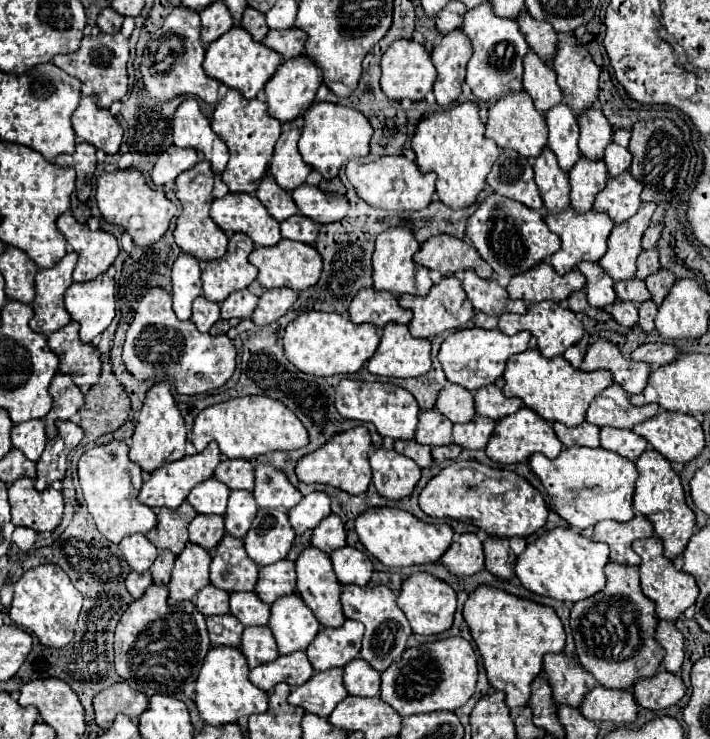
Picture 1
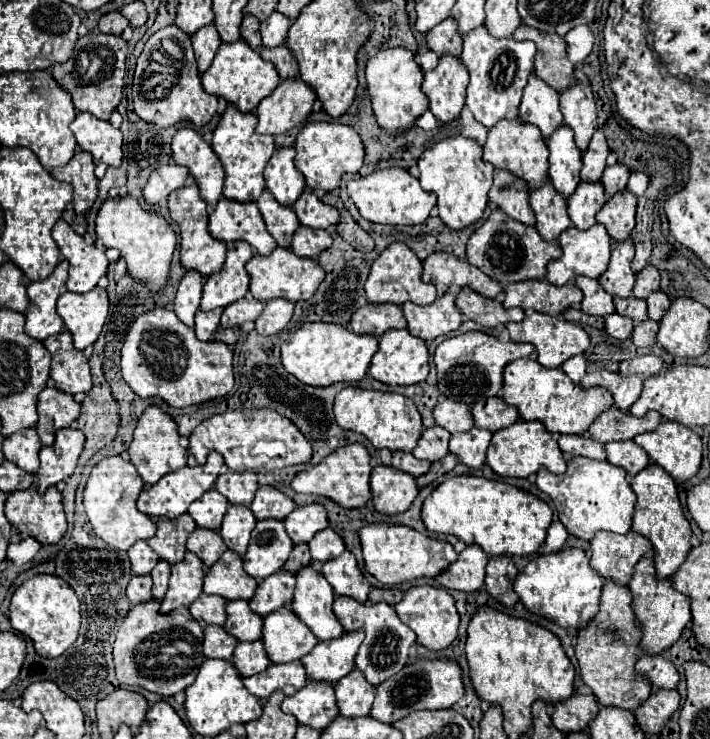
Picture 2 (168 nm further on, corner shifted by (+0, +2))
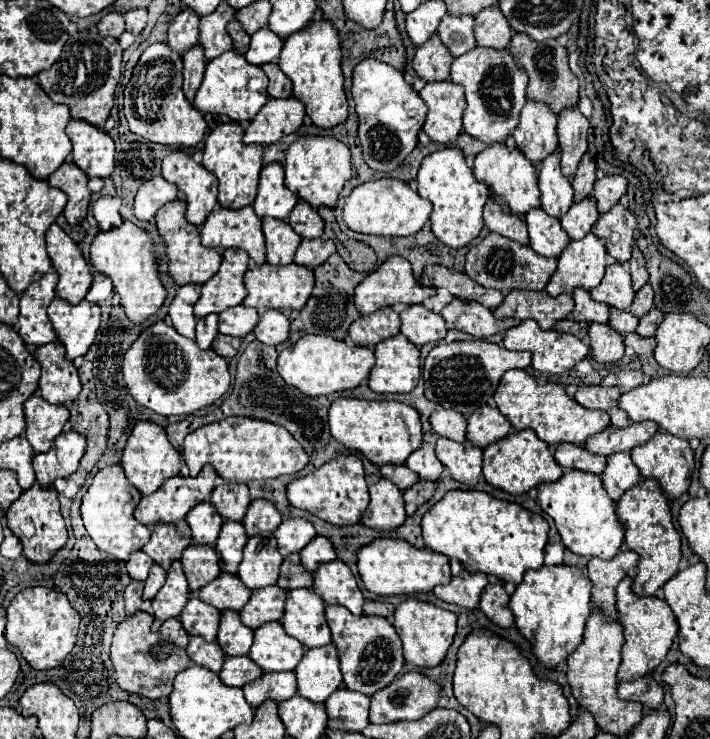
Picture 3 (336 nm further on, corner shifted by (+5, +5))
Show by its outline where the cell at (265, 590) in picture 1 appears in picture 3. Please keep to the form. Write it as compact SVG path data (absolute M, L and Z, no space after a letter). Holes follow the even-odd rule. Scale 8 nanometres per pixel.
M273 584L269 588L259 588L257 592L251 592L251 598L241 608L239 616L253 630L265 622L281 620L285 598L287 598L287 592L283 588L279 588L277 584Z

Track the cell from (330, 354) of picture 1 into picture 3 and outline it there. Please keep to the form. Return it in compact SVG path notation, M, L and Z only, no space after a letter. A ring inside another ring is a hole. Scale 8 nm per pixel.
M303 334L293 346L281 350L277 358L277 372L281 378L301 390L307 396L323 396L341 390L349 390L367 380L369 370L375 364L373 350L367 346L347 344L323 334Z

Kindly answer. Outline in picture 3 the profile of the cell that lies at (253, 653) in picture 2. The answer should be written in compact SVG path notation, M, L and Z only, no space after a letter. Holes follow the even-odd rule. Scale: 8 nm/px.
M227 656L225 664L219 672L221 680L227 686L245 686L251 680L257 680L263 670L249 656Z

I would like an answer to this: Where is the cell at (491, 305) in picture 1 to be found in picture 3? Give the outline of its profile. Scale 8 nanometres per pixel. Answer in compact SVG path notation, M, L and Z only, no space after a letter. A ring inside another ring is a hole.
M453 298L443 310L441 316L447 320L449 326L457 330L465 330L475 338L487 338L491 334L503 332L503 322L493 316L493 312L479 302L465 302Z

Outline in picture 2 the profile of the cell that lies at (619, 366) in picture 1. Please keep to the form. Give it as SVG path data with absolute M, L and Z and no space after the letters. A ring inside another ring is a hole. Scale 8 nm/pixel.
M600 369L600 371L584 375L580 385L584 389L606 387L612 393L612 397L614 397L614 405L622 413L628 413L630 405L638 399L638 395L642 391L642 379L640 377L636 377L636 375L622 377L620 373L612 373L612 371L606 371L606 369Z

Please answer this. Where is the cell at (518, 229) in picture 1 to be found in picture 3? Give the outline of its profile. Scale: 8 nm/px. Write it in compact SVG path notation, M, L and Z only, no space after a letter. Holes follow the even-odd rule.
M489 232L477 246L471 246L465 256L465 272L481 286L495 288L503 294L511 290L543 290L557 268L557 258L545 258L533 252L531 246L509 240L497 232Z

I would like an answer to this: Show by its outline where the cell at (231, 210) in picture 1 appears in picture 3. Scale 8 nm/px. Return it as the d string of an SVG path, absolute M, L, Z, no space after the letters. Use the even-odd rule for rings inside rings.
M217 206L201 226L203 246L225 250L243 248L255 264L265 262L265 240L261 232L261 218L251 206L229 210Z

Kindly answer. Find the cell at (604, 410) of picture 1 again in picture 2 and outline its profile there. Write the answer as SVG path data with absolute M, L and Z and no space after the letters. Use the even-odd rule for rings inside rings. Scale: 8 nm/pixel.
M610 407L592 423L592 427L588 429L588 437L602 445L610 441L628 441L640 433L654 431L660 423L662 423L662 415L658 415L658 411L650 411L646 417L636 419L630 413L624 415L616 407Z

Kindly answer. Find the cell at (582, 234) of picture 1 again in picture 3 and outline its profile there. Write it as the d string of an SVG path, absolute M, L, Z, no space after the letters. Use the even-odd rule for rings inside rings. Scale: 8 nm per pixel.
M589 232L589 236L585 236L583 240L571 240L565 250L561 252L559 256L559 266L555 270L555 274L551 276L549 284L547 284L547 292L551 296L559 296L563 292L571 294L575 288L585 288L585 290L591 290L599 284L599 280L603 278L605 274L605 268L607 268L607 252L605 252L605 244L593 234Z

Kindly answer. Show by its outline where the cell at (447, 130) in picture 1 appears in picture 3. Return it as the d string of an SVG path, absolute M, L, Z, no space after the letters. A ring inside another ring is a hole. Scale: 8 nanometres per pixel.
M447 146L425 156L417 174L417 192L433 204L431 230L443 244L461 248L479 236L483 228L483 204L489 198L489 188L475 178L461 148Z

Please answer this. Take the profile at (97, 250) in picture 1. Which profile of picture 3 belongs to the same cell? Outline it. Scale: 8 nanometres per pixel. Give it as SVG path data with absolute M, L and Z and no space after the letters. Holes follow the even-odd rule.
M57 222L47 230L47 254L59 274L59 284L55 288L57 296L71 304L81 302L93 284L93 274L79 246L59 228Z

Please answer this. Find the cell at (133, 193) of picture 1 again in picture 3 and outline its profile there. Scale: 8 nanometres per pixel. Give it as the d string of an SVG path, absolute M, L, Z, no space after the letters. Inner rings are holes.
M123 220L123 224L117 228L101 230L91 242L91 264L95 266L95 270L107 274L113 280L115 292L119 292L121 296L125 314L135 324L141 324L151 314L155 314L167 298L167 290L159 276L159 258L155 256L153 248L155 244L149 232L133 224L131 220Z

